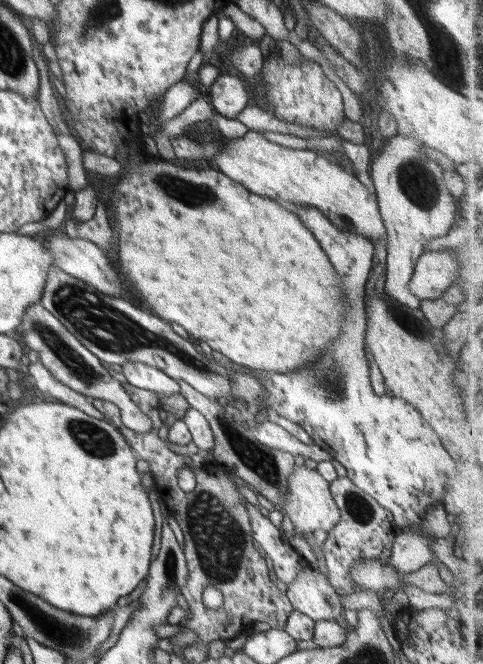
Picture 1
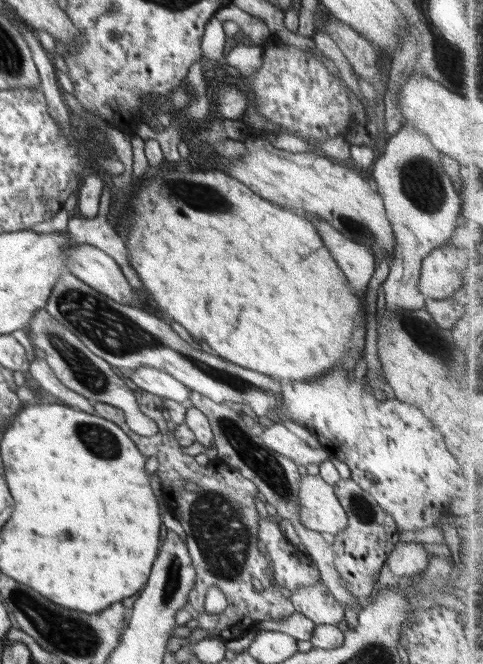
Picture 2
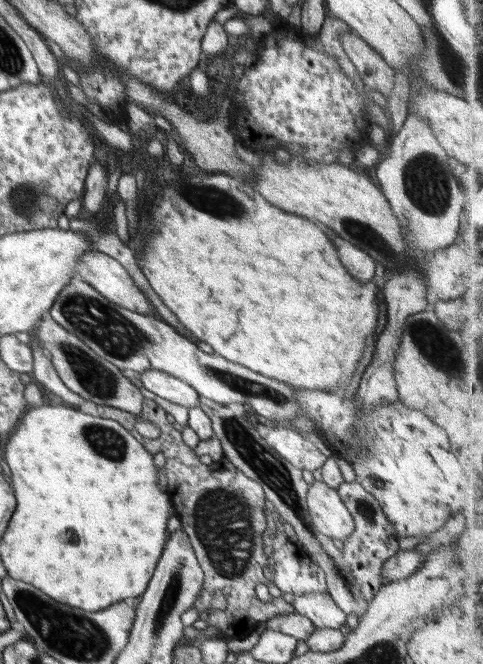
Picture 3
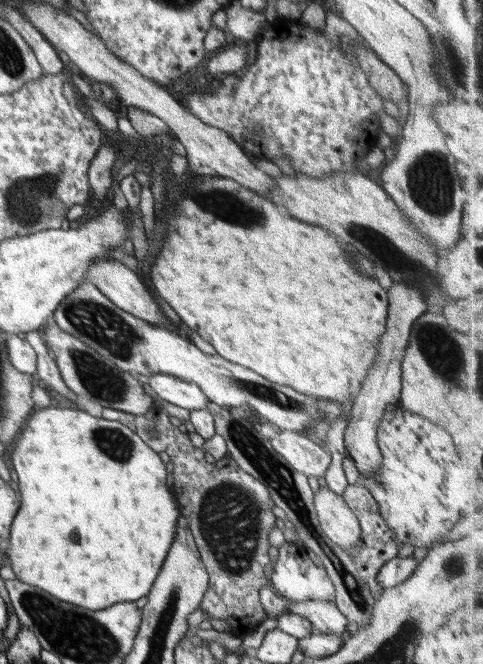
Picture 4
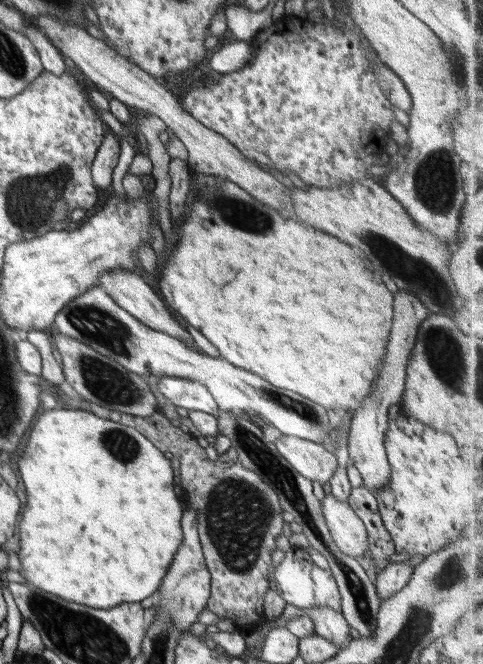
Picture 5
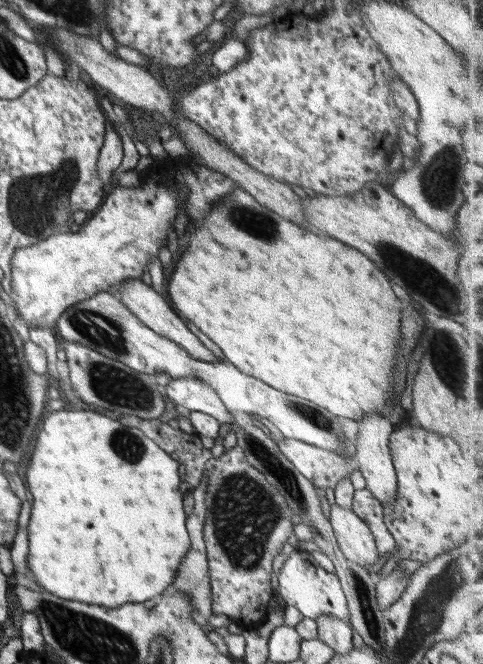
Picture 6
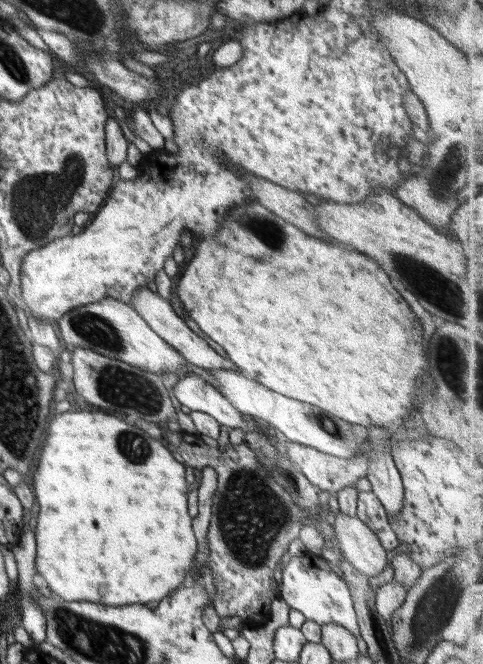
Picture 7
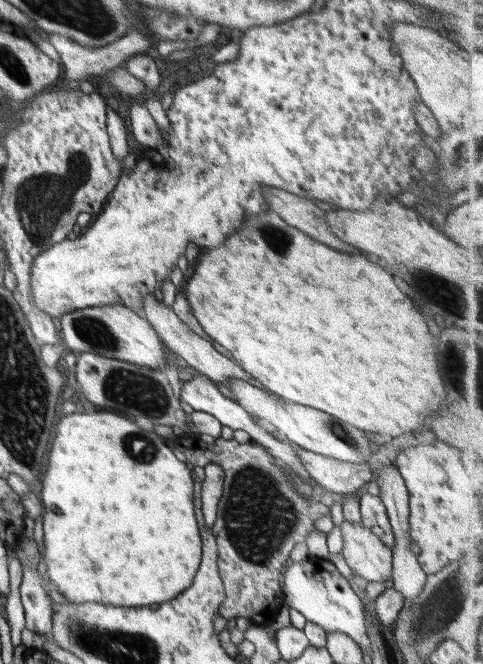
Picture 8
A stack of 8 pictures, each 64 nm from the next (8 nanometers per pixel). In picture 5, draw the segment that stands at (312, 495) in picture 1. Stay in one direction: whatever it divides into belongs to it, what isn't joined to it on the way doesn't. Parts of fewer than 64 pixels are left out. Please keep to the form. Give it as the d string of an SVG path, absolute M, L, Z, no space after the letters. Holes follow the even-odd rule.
M332 493L325 494L321 502L326 526L338 548L345 554L358 558L368 553L368 532L364 522L346 501L340 501Z

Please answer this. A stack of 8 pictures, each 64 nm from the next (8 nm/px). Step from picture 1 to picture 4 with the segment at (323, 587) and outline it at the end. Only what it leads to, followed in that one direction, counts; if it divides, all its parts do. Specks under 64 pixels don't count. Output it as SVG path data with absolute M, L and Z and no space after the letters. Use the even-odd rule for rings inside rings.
M303 600L294 602L288 612L296 612L307 618L313 626L314 632L334 633L347 636L346 626L349 620L335 606L332 600Z

